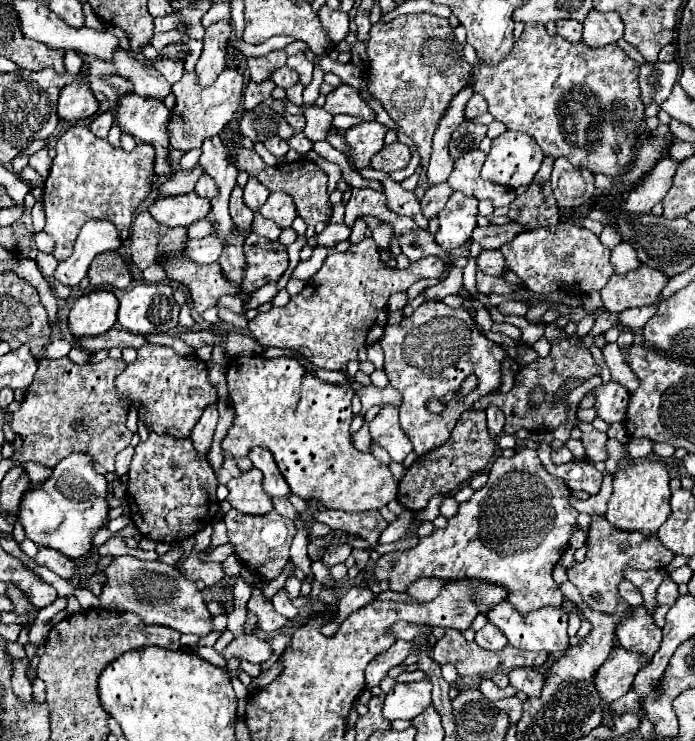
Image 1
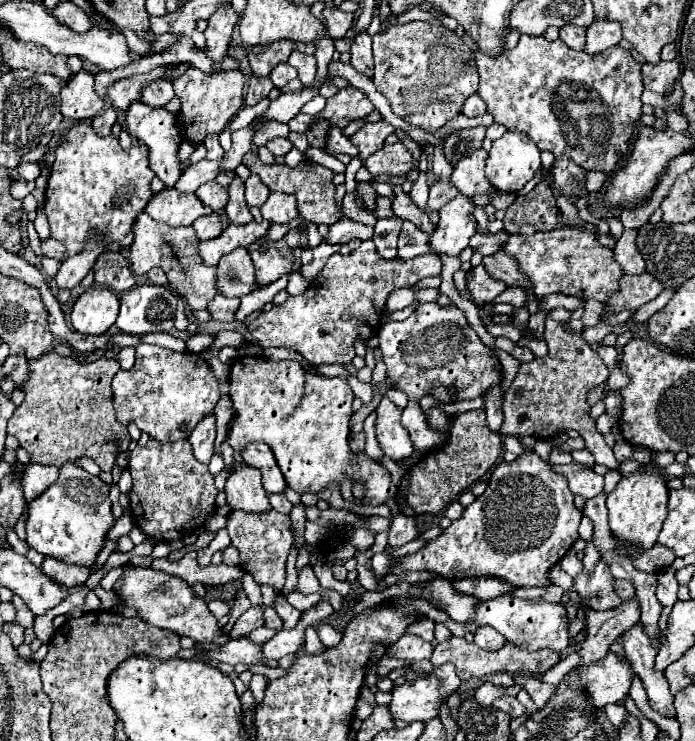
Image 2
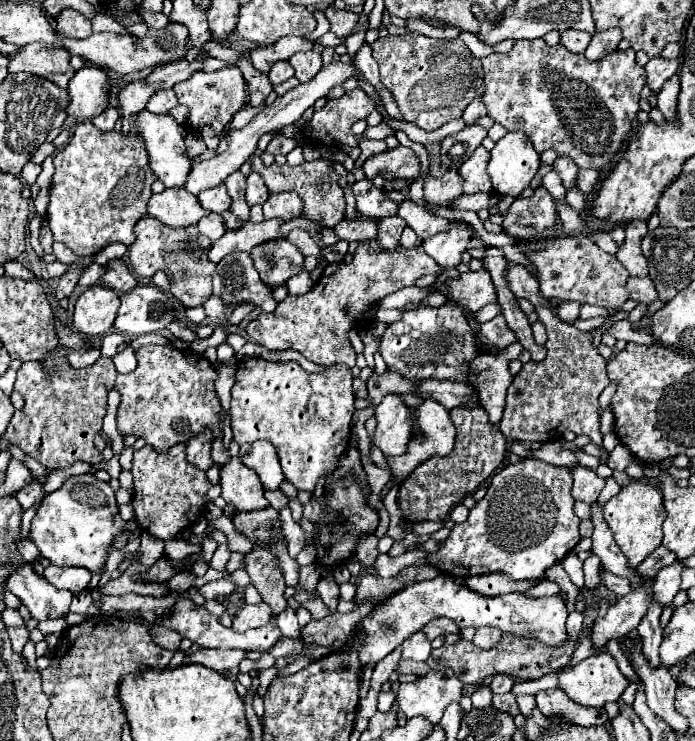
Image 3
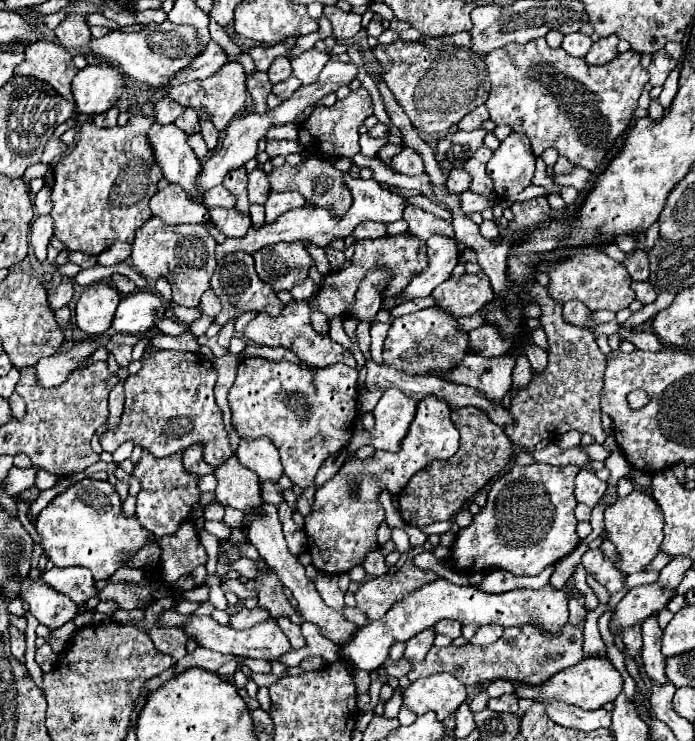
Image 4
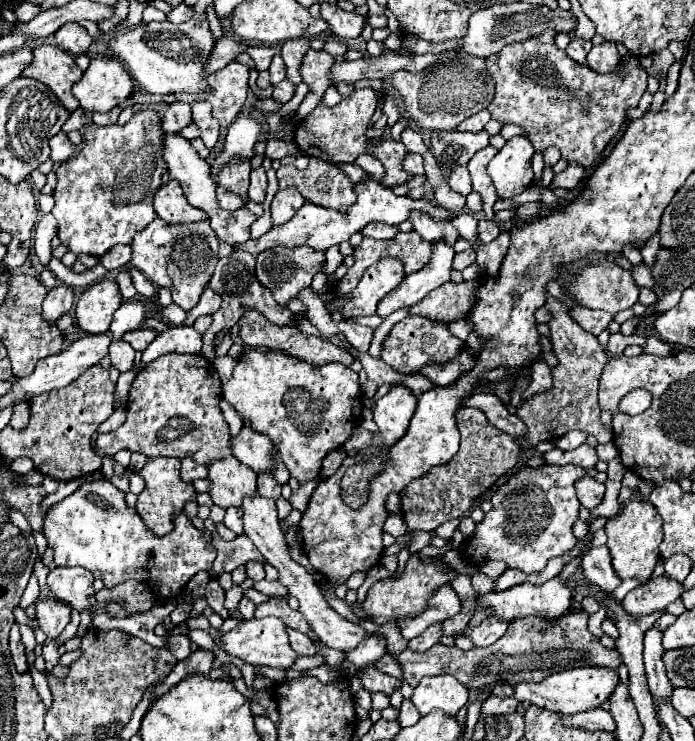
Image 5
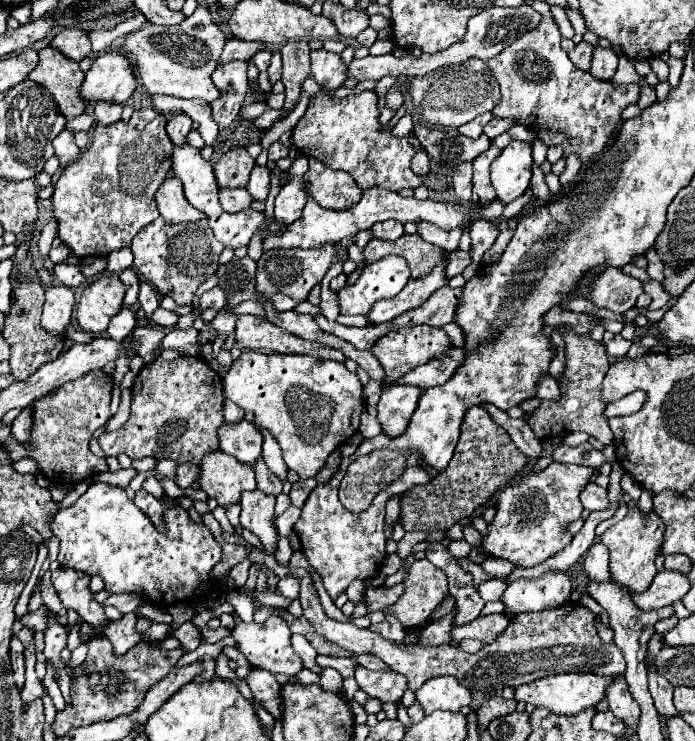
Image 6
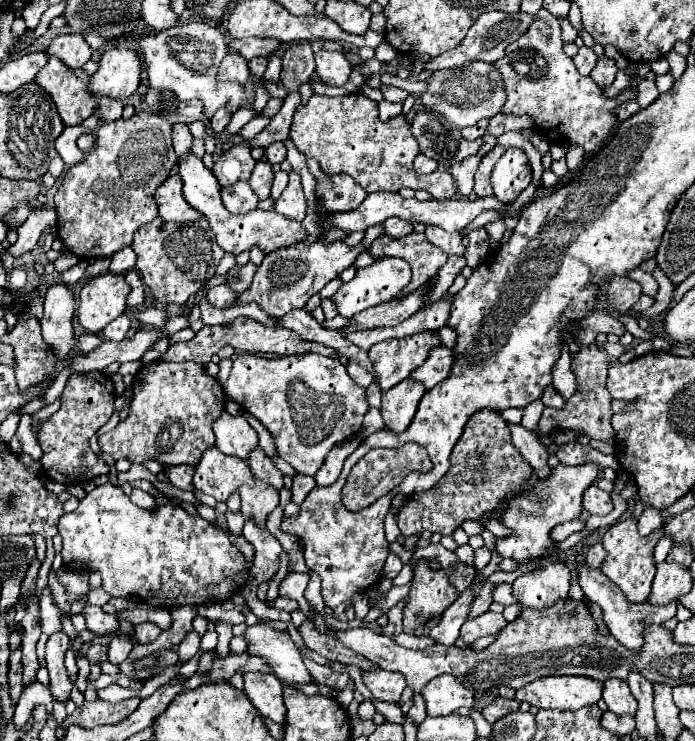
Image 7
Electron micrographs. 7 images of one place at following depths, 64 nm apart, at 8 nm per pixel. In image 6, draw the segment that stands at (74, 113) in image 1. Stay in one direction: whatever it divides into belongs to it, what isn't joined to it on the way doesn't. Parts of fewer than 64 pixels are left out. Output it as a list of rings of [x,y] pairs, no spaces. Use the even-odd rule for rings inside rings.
[[[106,52],[98,56],[86,72],[80,96],[90,106],[98,102],[122,104],[132,96],[136,86],[138,82],[130,60],[120,52]]]

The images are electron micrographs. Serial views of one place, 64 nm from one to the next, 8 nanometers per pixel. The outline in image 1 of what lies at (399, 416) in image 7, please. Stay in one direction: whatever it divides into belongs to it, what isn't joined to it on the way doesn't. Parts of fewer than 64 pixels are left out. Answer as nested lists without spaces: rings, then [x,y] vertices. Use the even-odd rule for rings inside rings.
[[[382,406],[378,416],[370,422],[370,434],[372,442],[382,446],[394,462],[404,462],[408,452],[412,452],[412,444],[398,424],[398,408],[394,406]]]

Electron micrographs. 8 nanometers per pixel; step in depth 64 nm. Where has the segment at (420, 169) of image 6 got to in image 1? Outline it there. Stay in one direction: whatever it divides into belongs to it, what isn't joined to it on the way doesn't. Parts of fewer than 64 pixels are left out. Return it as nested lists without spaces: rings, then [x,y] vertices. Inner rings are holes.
[[[394,142],[384,146],[374,158],[372,158],[372,168],[380,170],[380,172],[394,172],[394,170],[402,170],[408,166],[410,162],[410,150],[406,144],[402,142]]]

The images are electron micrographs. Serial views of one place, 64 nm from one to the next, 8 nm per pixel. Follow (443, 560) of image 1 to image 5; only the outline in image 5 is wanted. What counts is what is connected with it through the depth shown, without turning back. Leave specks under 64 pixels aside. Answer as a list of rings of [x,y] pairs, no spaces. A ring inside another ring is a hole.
[[[520,466],[510,478],[498,486],[492,494],[492,510],[484,514],[484,520],[476,524],[470,538],[464,540],[462,556],[468,564],[480,566],[488,560],[502,560],[508,568],[524,574],[542,572],[550,558],[562,556],[576,546],[572,532],[578,520],[580,502],[574,492],[574,482],[586,470],[580,466]]]

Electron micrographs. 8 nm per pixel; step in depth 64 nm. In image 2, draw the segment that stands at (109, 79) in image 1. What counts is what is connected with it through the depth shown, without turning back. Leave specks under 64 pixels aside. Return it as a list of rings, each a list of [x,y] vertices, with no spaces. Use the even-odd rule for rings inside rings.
[[[154,68],[148,74],[138,74],[130,78],[122,78],[108,86],[108,98],[112,100],[118,112],[124,112],[134,100],[140,100],[140,90],[144,84],[152,82],[154,78],[164,78],[164,68]]]

